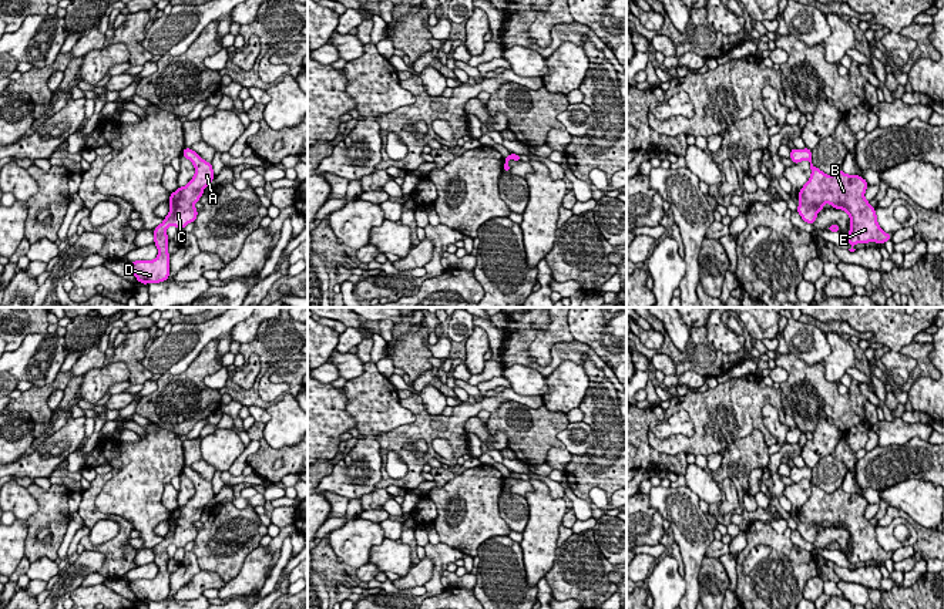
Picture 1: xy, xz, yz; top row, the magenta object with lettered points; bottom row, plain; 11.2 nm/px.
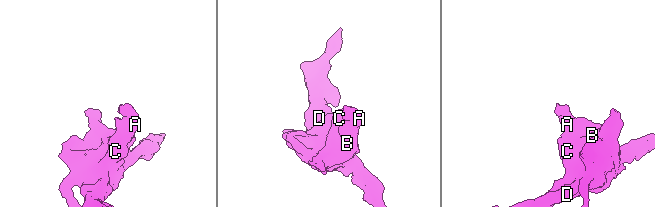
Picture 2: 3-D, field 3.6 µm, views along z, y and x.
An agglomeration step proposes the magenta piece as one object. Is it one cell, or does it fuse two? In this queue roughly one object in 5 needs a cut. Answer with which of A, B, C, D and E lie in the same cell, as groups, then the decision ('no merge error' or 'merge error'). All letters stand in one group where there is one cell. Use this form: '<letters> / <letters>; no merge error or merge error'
A B C D E; no merge error

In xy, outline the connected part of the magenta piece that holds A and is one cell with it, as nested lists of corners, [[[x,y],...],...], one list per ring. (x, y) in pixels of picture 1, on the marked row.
[[[184,148],[182,155],[192,162],[195,175],[185,186],[178,186],[175,192],[171,192],[169,212],[164,222],[154,229],[154,243],[158,248],[158,255],[154,260],[134,260],[128,265],[135,279],[142,285],[168,280],[171,256],[168,253],[167,229],[171,225],[184,229],[188,223],[195,222],[198,209],[194,203],[201,199],[204,189],[215,178],[212,164],[202,159],[192,148]]]

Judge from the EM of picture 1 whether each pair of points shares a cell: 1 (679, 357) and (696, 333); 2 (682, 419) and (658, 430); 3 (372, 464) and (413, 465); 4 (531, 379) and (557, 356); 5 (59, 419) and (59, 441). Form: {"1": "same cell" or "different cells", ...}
{"1": "same cell", "2": "same cell", "3": "different cells", "4": "different cells", "5": "different cells"}

